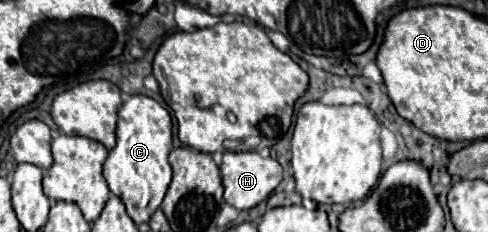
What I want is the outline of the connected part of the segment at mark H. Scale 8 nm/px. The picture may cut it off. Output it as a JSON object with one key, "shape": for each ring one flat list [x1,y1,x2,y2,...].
{"shape":[[223,152,223,162,221,162,221,178,223,178,223,188,225,188,225,200,235,206,237,210,249,210,257,206,261,200,269,198,269,194,277,188,277,184,283,180,283,168,281,164,267,156,263,158,259,152]]}

